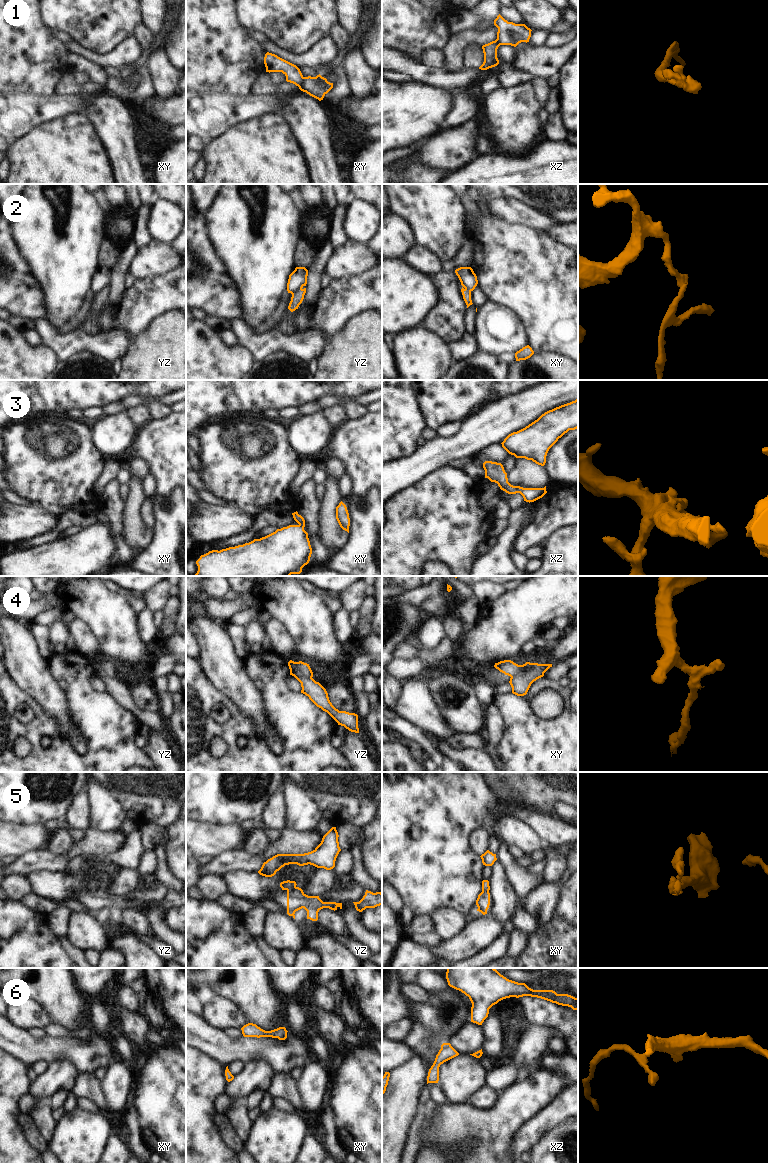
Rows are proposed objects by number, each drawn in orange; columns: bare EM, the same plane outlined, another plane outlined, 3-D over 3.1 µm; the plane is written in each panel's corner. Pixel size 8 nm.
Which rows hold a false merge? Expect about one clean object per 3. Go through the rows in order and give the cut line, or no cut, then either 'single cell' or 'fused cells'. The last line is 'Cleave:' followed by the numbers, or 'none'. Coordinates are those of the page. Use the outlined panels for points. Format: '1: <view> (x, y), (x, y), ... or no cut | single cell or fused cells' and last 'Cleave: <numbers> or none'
1: xy (304, 77), (299, 88) | fused cells
2: yz (301, 288), (292, 294) | fused cells
3: no cut | single cell
4: yz (297, 662), (300, 670), (311, 678) | fused cells
5: yz (295, 886), (287, 890) | fused cells
6: no cut | single cell
Cleave: 1, 2, 4, 5

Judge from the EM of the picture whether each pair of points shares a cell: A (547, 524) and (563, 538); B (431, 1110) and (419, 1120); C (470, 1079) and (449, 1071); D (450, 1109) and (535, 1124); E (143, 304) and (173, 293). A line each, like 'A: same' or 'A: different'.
A: different
B: different
C: same
D: different
E: same

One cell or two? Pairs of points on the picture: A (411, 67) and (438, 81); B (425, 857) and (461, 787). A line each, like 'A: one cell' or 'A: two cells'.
A: one cell
B: one cell

